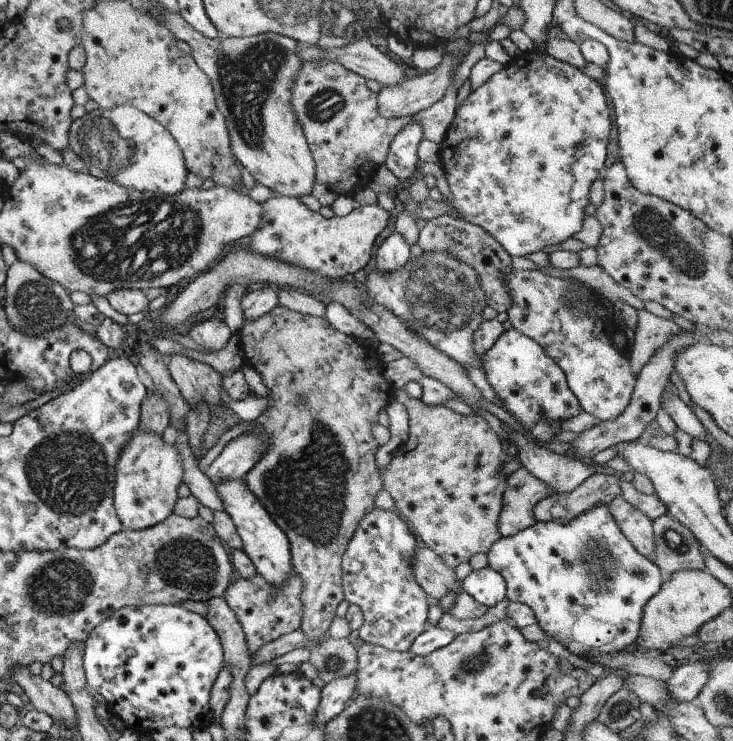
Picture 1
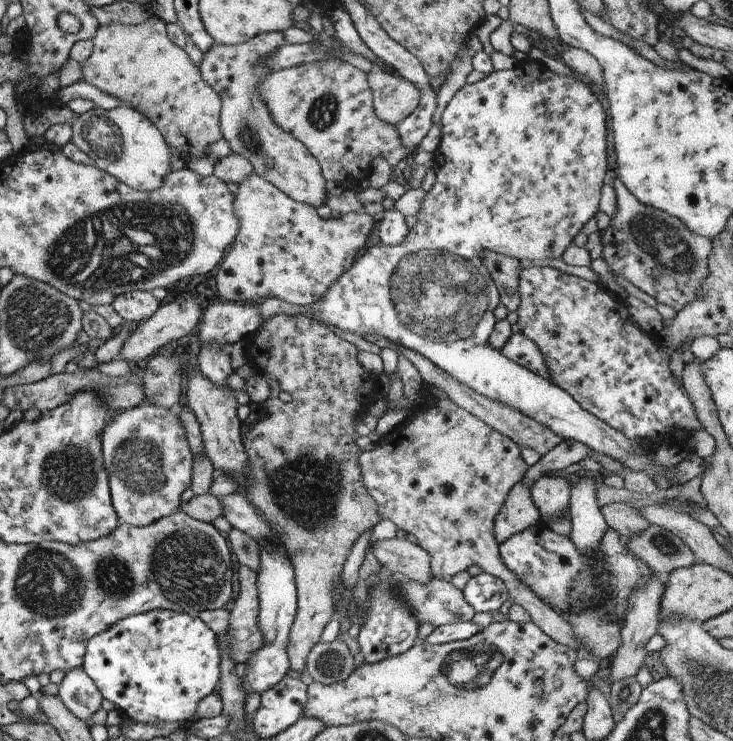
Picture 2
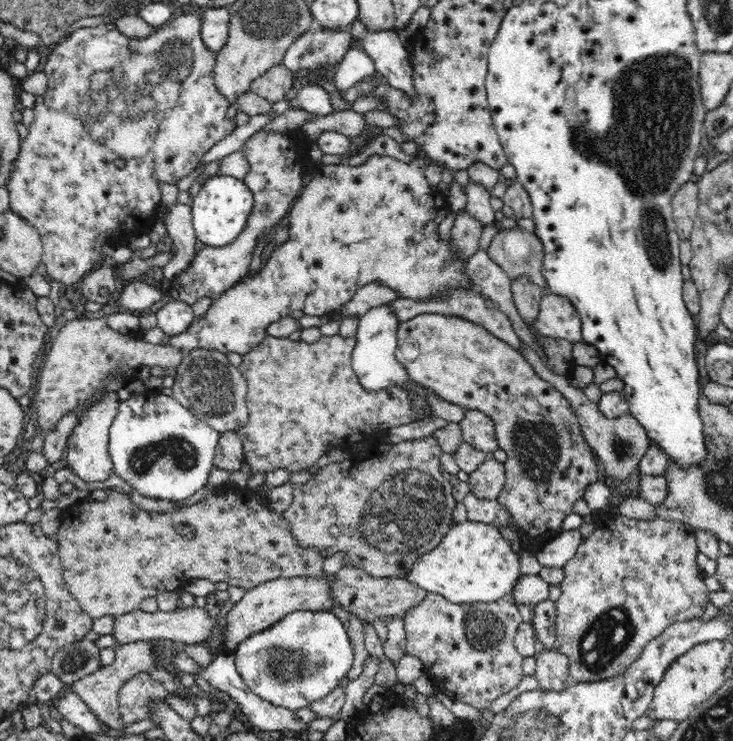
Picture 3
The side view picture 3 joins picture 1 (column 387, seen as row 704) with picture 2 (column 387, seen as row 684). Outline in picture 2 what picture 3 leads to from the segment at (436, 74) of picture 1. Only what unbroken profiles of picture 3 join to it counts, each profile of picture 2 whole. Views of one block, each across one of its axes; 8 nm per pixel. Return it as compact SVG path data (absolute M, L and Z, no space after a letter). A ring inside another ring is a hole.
M373 68L366 79L372 92L374 113L386 123L397 124L419 104L417 86L396 72Z

